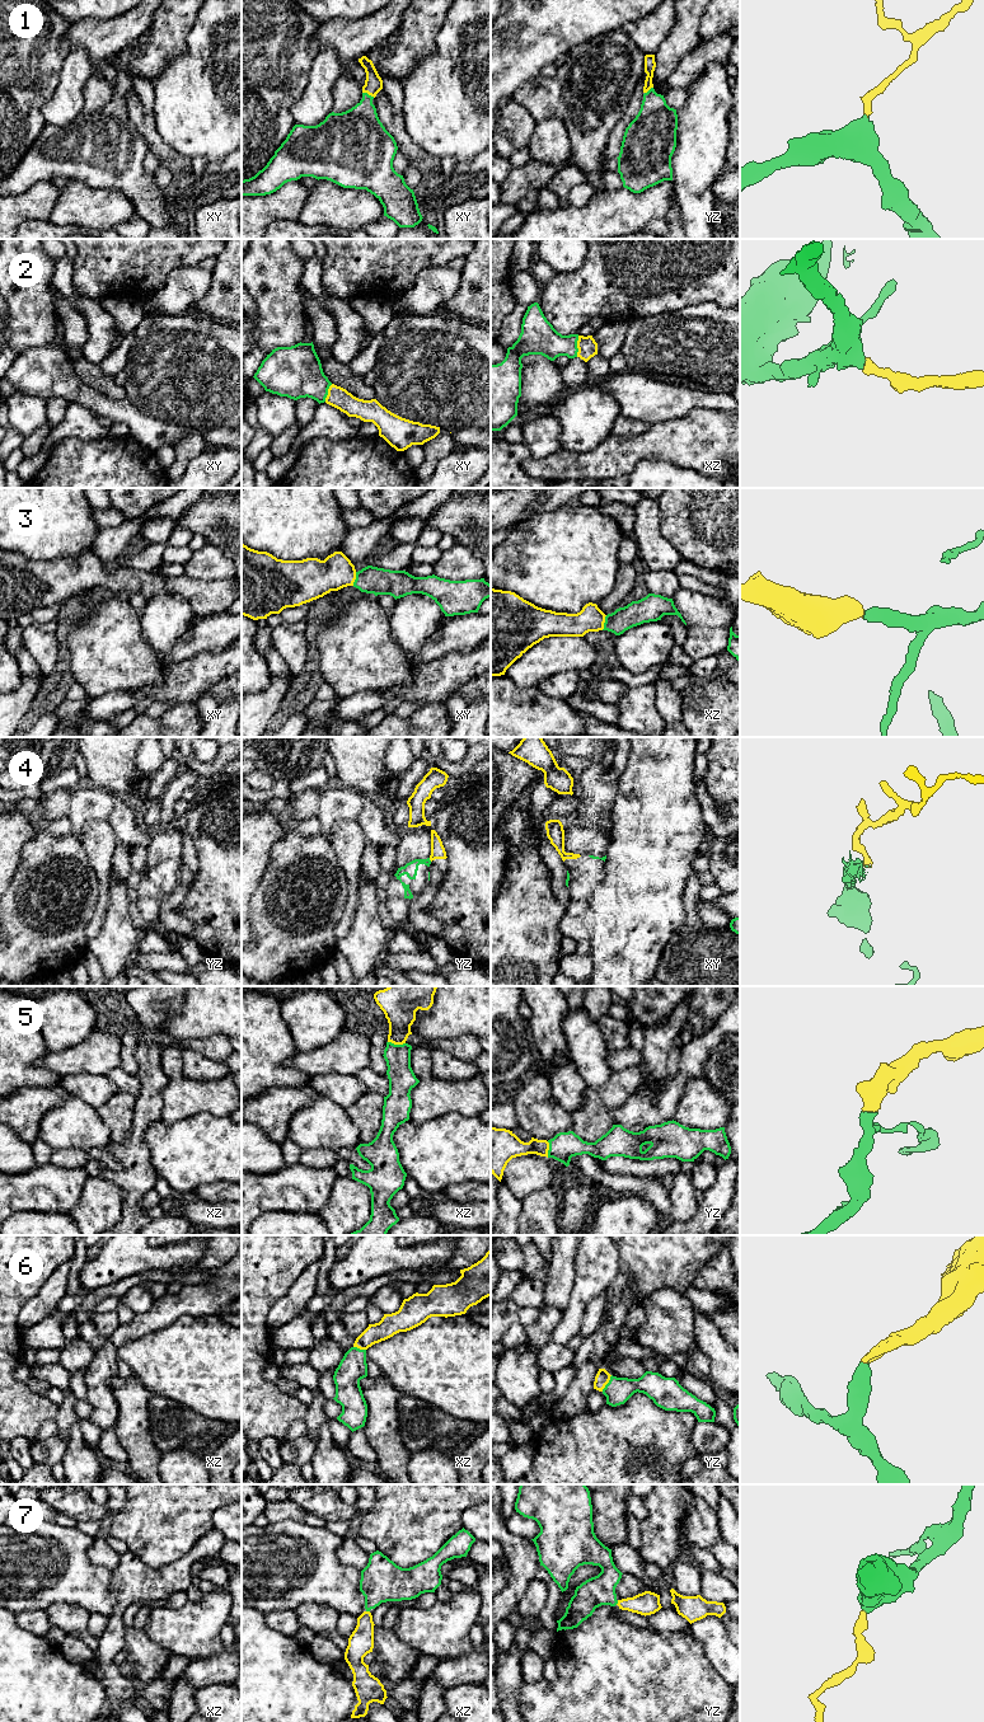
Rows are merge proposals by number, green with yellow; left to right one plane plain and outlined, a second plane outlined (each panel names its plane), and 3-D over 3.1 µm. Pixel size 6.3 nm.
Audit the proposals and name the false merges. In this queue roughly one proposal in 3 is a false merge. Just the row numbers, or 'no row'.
4

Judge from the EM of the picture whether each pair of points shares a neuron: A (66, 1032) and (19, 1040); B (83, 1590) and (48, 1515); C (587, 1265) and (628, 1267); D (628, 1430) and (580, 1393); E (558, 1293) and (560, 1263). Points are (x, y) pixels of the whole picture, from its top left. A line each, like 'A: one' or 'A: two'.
A: two
B: two
C: two
D: two
E: one

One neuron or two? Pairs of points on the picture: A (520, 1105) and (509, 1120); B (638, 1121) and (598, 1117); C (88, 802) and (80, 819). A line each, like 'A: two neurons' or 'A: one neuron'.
A: two neurons
B: two neurons
C: one neuron

